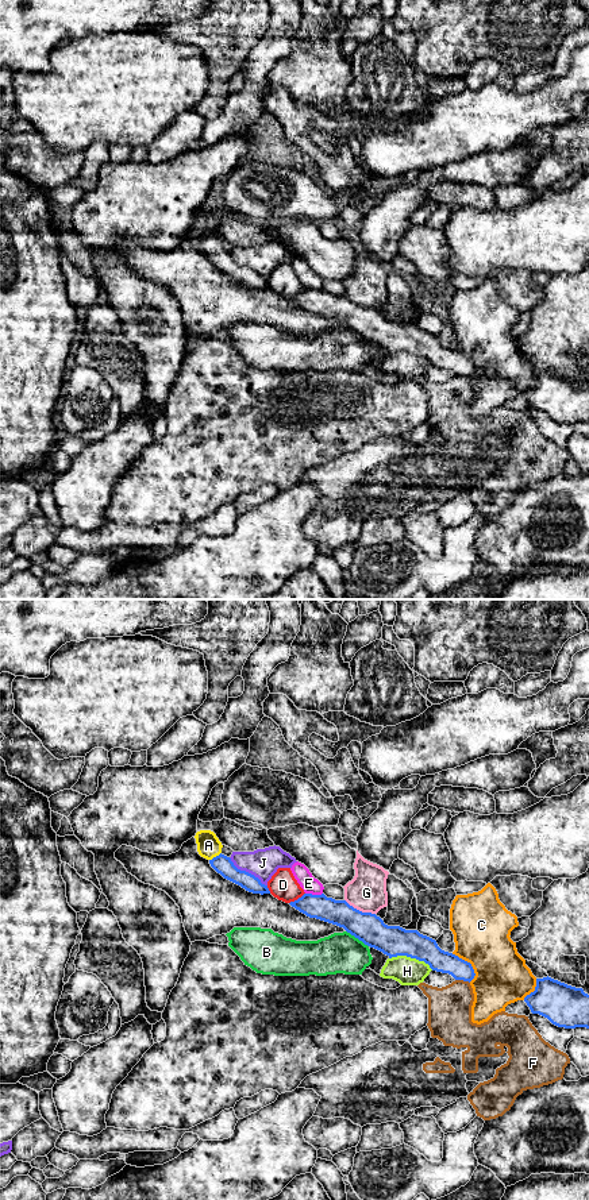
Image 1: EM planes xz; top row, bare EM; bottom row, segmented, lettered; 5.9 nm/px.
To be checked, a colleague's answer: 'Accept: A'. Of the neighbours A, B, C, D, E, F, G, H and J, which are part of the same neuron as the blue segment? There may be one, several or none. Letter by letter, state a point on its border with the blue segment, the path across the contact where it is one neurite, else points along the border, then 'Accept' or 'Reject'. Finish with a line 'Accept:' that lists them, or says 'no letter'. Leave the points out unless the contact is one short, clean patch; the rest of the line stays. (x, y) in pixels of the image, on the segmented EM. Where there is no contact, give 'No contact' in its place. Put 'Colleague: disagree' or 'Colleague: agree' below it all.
A: Touches blue at xz (216, 856). Path across: xz (222, 864), (216, 856), (208, 845). Accept
B: Touches blue at xz (357, 937). Reject
C: Touches blue at xz (470, 964). Reject
D: Touches blue at xz (297, 899). Boundary: xz (304, 892), (289, 903). Reject
E: Touches blue at xz (314, 895). Reject
F: Touches blue at xz (462, 979). Reject
G: Touches blue at xz (358, 910). Boundary: xz (345, 899), (354, 907), (374, 914). Reject
H: Touches blue at xz (411, 957). Reject
J: Touches blue at xz (247, 872). Boundary: xz (228, 857), (238, 868), (253, 874), (266, 886). Reject
Accept: A
Colleague: agree

